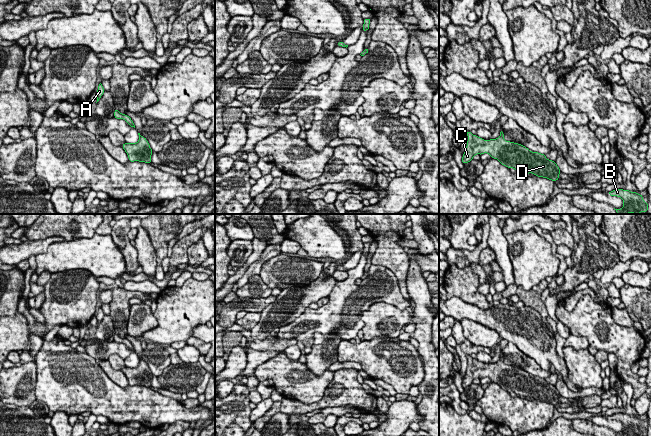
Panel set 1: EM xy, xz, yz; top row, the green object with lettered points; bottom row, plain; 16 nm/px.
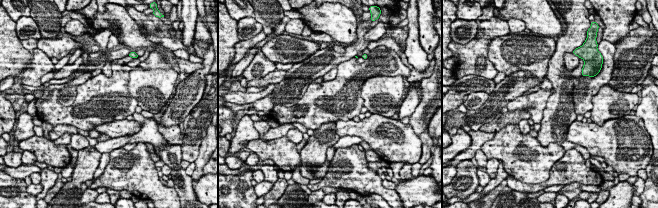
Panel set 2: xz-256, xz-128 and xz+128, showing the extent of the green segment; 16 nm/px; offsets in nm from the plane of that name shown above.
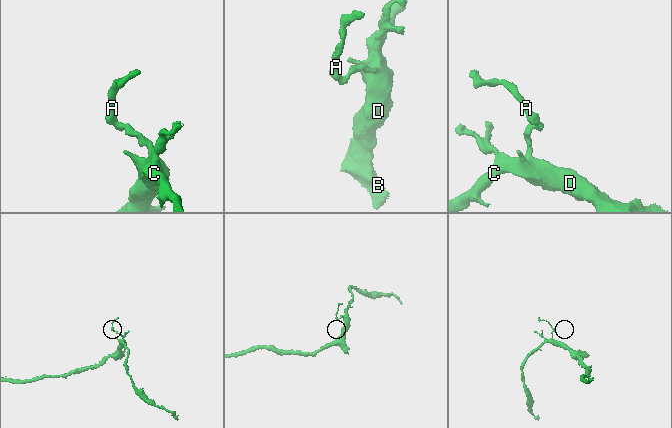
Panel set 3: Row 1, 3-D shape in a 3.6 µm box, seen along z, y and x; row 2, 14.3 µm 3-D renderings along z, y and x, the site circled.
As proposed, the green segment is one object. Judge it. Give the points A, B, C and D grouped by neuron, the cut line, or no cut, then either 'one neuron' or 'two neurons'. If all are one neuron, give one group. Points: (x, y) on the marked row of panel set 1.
A B C D; no cut; one neuron

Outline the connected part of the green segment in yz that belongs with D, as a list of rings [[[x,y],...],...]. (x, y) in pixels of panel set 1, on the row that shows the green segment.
[[[466,131],[466,134],[468,141],[462,156],[463,164],[470,162],[476,154],[488,153],[502,165],[514,168],[521,174],[533,173],[554,182],[559,179],[561,170],[555,161],[547,159],[545,154],[532,152],[521,144],[506,141],[502,131],[498,138],[490,140],[484,140],[470,131]]]

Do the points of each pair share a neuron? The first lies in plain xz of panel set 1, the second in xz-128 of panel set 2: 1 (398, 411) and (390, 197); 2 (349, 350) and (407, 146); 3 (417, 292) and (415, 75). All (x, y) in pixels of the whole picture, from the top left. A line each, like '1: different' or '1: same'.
1: different
2: same
3: different

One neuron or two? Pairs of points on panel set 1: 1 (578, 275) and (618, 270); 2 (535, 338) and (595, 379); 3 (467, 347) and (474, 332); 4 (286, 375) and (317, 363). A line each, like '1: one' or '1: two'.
1: two
2: two
3: two
4: two

